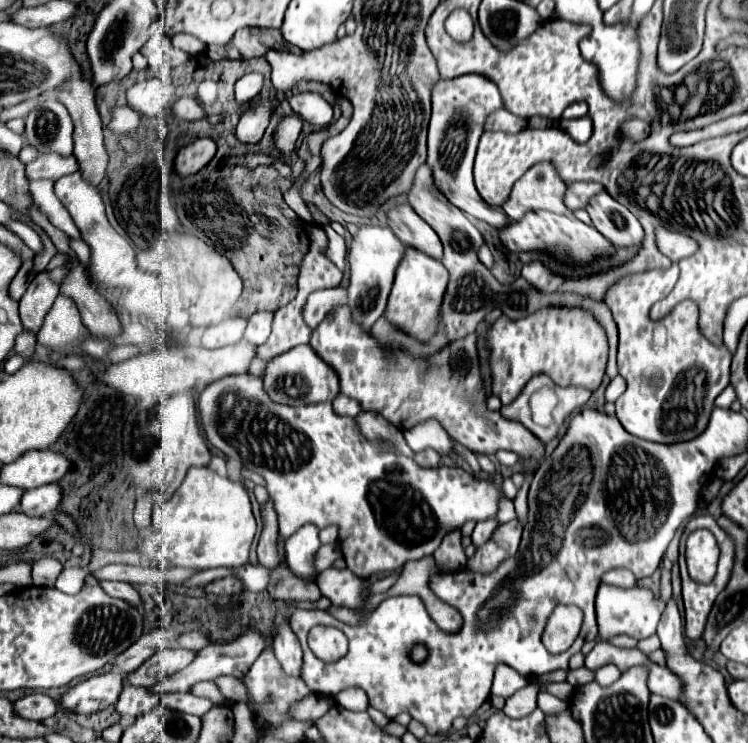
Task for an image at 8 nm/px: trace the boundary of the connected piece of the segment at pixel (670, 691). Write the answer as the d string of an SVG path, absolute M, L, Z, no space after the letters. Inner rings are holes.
M651 662L651 674L649 674L649 688L653 694L661 694L661 696L667 696L667 698L673 698L677 700L679 694L681 694L681 688L683 684L679 682L677 676L671 674L671 670L667 668L661 668L657 664Z

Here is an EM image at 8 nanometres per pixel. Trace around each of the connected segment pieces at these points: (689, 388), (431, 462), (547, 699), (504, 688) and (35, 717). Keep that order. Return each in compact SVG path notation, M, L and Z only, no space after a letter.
M673 264L667 270L651 270L651 272L639 272L639 274L627 274L619 278L613 286L609 286L605 294L605 304L613 312L613 320L619 328L619 374L627 380L627 390L617 398L617 418L623 424L623 428L639 436L643 440L661 442L661 444L675 444L693 440L699 436L707 424L711 410L715 406L715 398L725 390L729 384L729 366L731 366L731 352L725 346L711 346L711 342L699 332L697 328L697 308L691 304L689 310L677 308L677 314L671 314L661 320L651 320L649 310L651 306L661 300L661 296L667 296L671 288L675 286L679 278L679 268Z
M431 450L419 452L419 454L413 456L413 460L417 462L417 466L421 466L421 468L435 468L439 464L439 458L441 456L437 452L431 452Z
M539 694L539 698L537 698L537 704L539 704L539 708L545 712L545 714L559 714L559 712L563 712L569 704L567 702L563 702L563 700L559 700L559 698L555 698L555 696L551 696L551 694Z
M499 664L497 670L495 670L495 680L493 680L493 688L491 688L491 694L493 696L503 696L503 698L509 698L513 696L519 688L527 686L527 680L515 672L513 668L509 666L503 666Z
M29 694L13 702L13 710L23 720L43 722L57 712L57 702L47 694Z

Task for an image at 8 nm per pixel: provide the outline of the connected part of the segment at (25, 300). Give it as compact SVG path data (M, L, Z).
M47 274L35 276L35 280L29 284L27 292L23 294L23 298L19 302L21 322L23 322L25 330L37 334L37 330L41 328L57 294L59 294L59 286Z

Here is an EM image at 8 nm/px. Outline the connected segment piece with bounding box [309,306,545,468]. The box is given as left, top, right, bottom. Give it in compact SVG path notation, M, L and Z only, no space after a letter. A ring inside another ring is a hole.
M337 306L313 330L309 344L337 370L343 394L357 400L363 412L377 412L399 430L407 430L427 418L437 418L451 438L471 448L471 452L493 454L495 450L511 450L521 458L525 468L537 466L545 454L545 444L523 428L523 424L505 420L499 412L485 408L475 334L453 342L427 362L417 362L407 354L393 356L385 352L371 338L371 332L351 324L347 306ZM399 392L403 392L403 396L399 396Z

